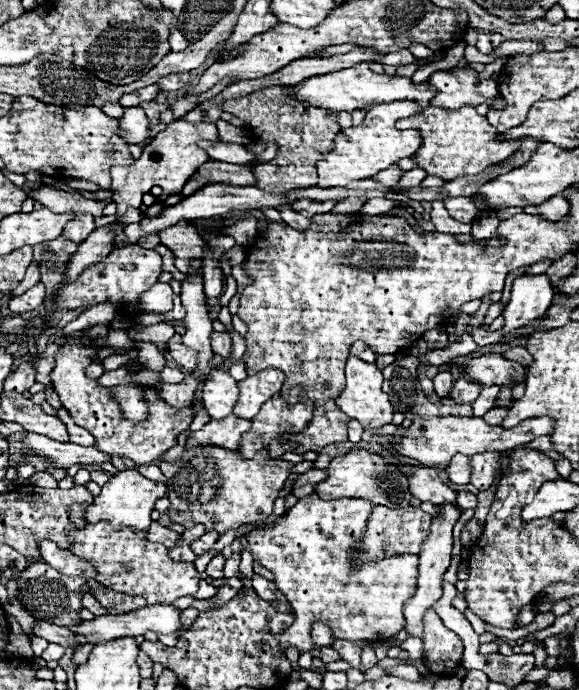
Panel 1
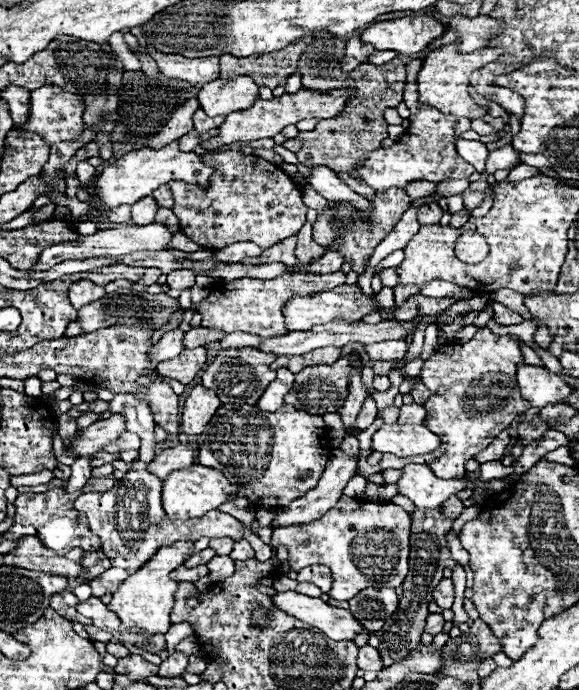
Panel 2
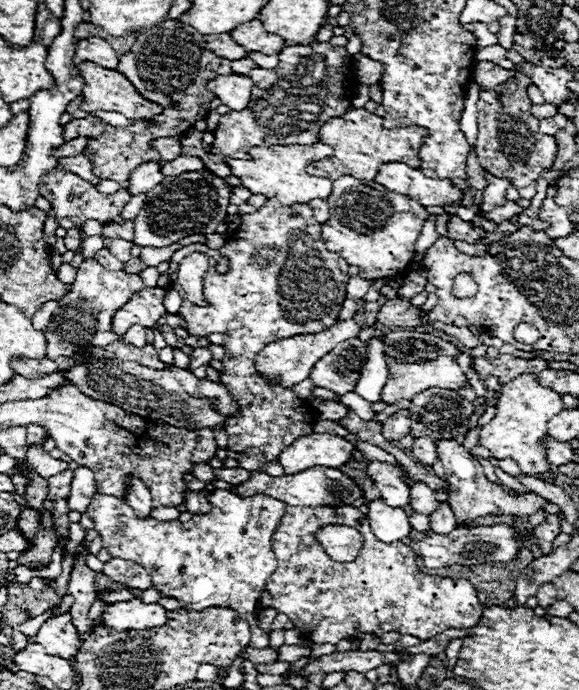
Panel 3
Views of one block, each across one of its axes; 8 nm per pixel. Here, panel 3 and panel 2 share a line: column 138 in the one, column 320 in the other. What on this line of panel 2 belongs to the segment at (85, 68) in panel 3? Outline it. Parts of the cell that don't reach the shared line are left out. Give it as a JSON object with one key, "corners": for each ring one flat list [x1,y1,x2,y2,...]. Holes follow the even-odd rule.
{"corners":[[338,88,336,92,330,94,318,94,318,92,308,92,308,90,300,90,296,94,284,94,280,98,272,98,272,100,256,100,254,106,250,106,244,112,232,112,226,116,224,124,218,128,218,136,212,136,208,140,202,140,200,146,204,150,216,150,220,146,232,144,232,142,252,142,252,140,260,140,260,138,272,138,276,136,282,128,286,128,288,124,296,124,304,118,332,118,338,116,340,110,344,110,350,94,354,92,354,88]]}

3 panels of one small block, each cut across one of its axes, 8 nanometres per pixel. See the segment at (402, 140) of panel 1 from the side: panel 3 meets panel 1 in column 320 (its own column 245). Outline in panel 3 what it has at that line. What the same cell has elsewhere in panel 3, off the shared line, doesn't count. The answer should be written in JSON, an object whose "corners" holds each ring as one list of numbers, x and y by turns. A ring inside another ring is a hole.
{"corners":[[310,144,310,146,254,146,248,154,250,160,236,160,226,158,226,164,232,168,232,174,242,180,242,186,248,188,252,194,264,194,268,198,276,198,278,202,290,206,294,202,308,204,314,198,328,198,332,192,332,182,320,176,306,174,306,164,322,160,330,156,332,148,326,144]]}

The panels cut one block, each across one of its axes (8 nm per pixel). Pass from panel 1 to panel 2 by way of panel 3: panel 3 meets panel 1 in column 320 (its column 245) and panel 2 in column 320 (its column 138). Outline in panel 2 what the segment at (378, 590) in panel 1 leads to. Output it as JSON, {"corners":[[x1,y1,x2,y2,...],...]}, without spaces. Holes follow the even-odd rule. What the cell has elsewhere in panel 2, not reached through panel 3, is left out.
{"corners":[[342,496,320,520,274,528,270,546,286,546,292,570,324,564,332,572,330,598,350,600,364,588,398,588,408,572,410,514,396,504,374,504]]}

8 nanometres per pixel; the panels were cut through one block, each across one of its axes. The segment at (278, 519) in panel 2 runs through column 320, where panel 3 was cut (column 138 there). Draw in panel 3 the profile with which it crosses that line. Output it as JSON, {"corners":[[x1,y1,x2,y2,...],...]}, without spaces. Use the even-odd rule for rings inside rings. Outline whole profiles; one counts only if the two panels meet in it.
{"corners":[[138,476,130,478,124,498,126,498,126,504,130,504,130,508,134,508,136,516,150,516,150,510,152,510,150,490]]}

